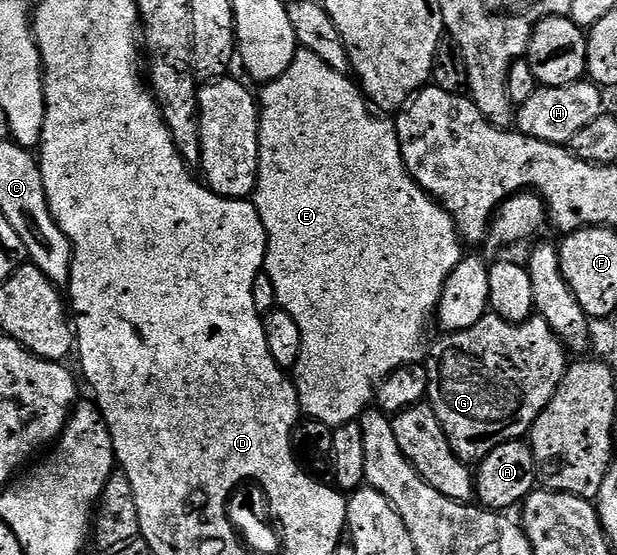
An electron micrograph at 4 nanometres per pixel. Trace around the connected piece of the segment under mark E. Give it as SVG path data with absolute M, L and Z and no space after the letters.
M296 50L289 69L272 83L266 84L258 96L259 101L259 180L255 186L253 202L267 230L267 262L265 274L273 281L273 293L277 293L278 310L289 313L301 329L301 357L293 372L295 390L299 393L299 406L308 420L324 423L332 429L354 423L372 406L377 388L395 371L414 364L422 353L423 334L427 322L432 322L446 281L465 258L465 247L455 228L451 214L439 206L427 192L419 188L419 182L407 171L401 153L399 135L394 122L371 116L372 108L358 82L346 74L330 68L316 53Z

